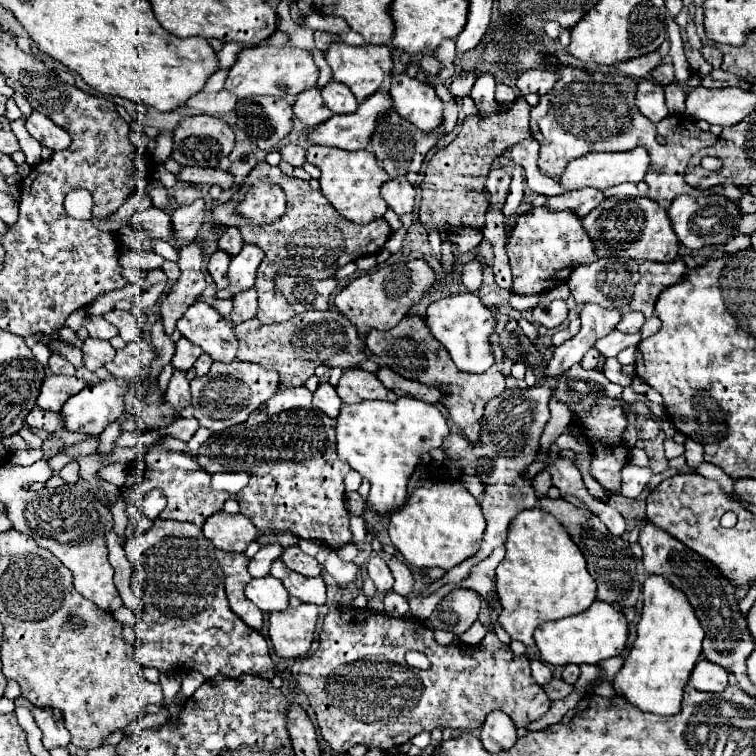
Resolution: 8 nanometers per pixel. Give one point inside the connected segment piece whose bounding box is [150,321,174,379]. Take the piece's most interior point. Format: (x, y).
(162, 342)

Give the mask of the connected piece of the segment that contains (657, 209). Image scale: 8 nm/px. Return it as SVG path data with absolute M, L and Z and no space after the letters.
M608 197L590 211L584 219L584 231L592 239L592 247L596 247L598 257L622 257L636 261L654 261L654 263L670 263L678 257L678 239L668 223L668 213L652 199L636 197L630 201Z

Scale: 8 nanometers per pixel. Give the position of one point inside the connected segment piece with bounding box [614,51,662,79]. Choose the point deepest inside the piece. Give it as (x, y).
(642, 67)

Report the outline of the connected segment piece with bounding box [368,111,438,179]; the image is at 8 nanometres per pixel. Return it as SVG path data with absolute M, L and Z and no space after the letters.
M392 111L390 115L380 119L368 149L376 155L382 169L394 179L394 177L404 177L410 171L420 171L426 153L436 145L436 141L438 141L438 135L424 135L412 123L408 123L396 111Z

